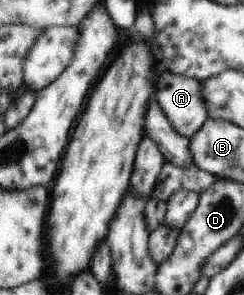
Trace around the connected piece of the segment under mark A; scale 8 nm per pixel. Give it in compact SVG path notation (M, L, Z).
M169 71L157 79L157 103L170 124L188 138L200 130L208 118L201 85L198 79L173 75Z

